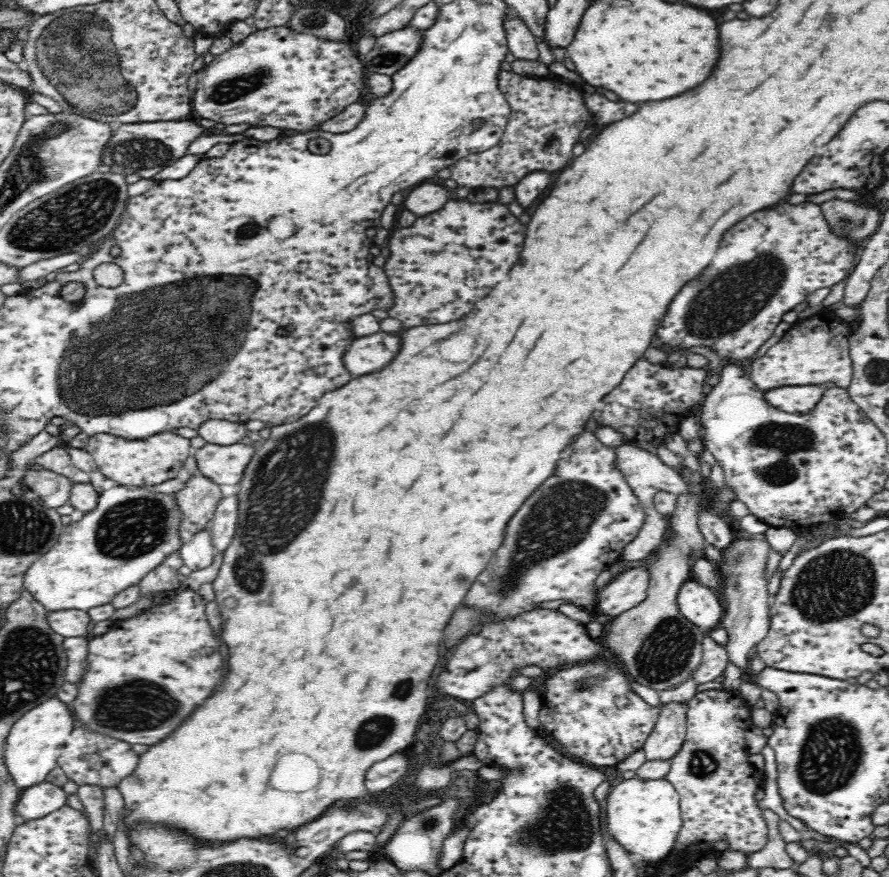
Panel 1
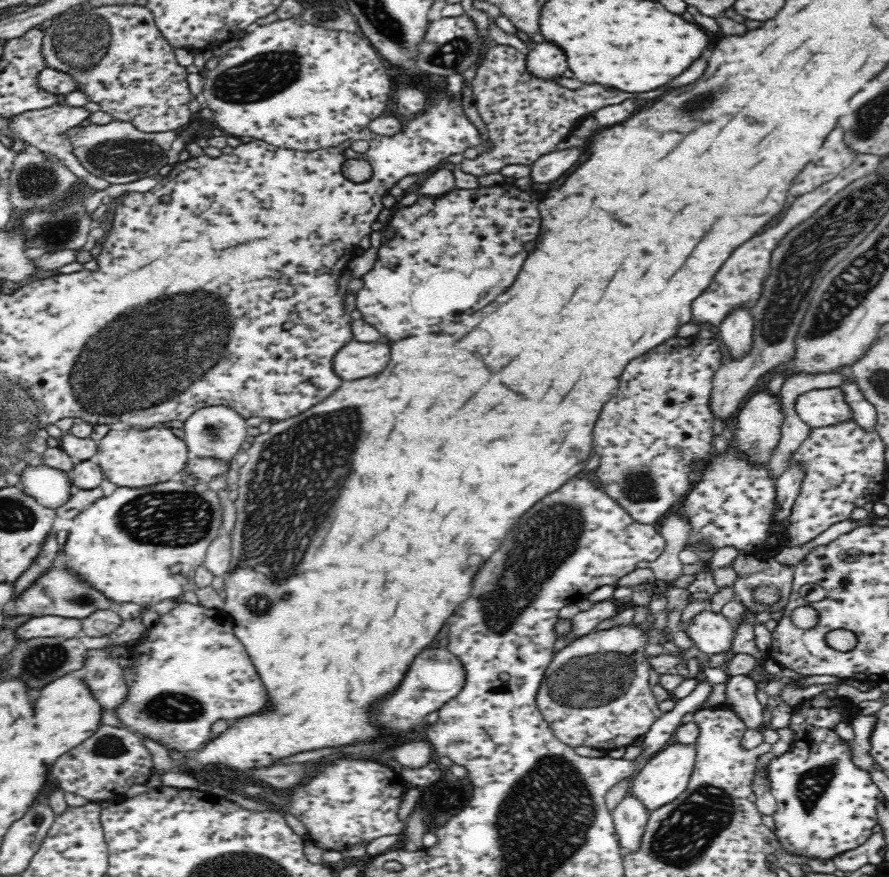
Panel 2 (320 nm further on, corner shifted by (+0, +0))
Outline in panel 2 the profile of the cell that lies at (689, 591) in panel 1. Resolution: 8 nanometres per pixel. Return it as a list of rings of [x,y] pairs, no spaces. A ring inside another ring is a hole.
[[[705,611],[700,612],[688,625],[687,636],[708,656],[722,656],[732,650],[736,632],[729,618]]]

